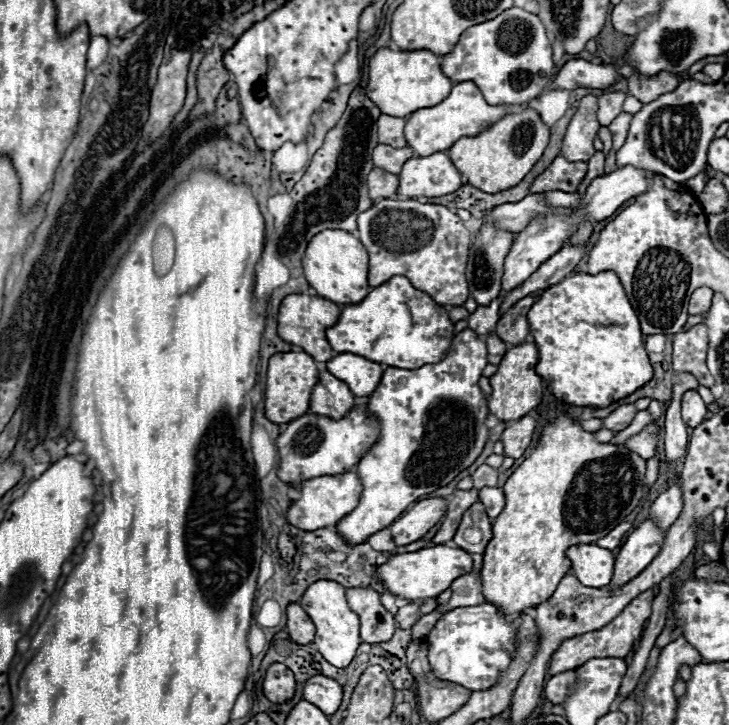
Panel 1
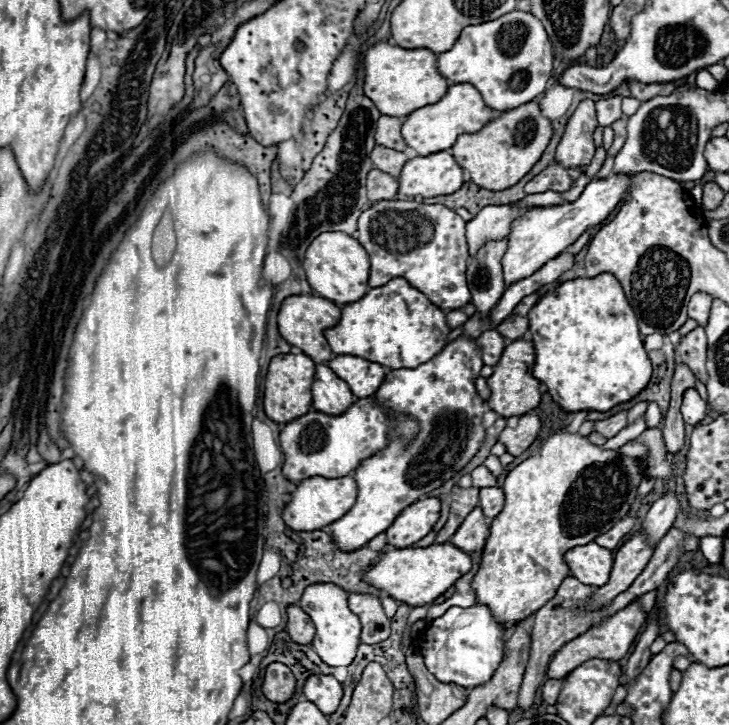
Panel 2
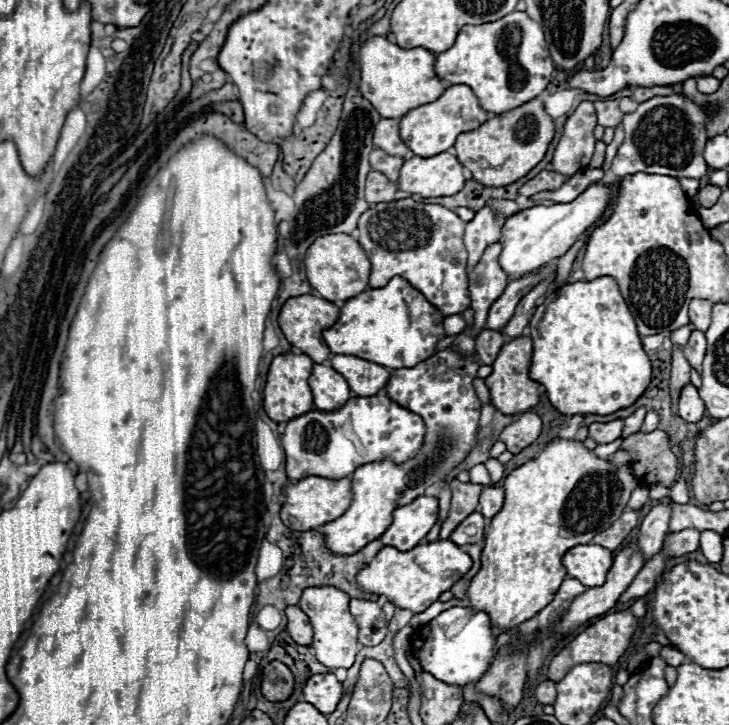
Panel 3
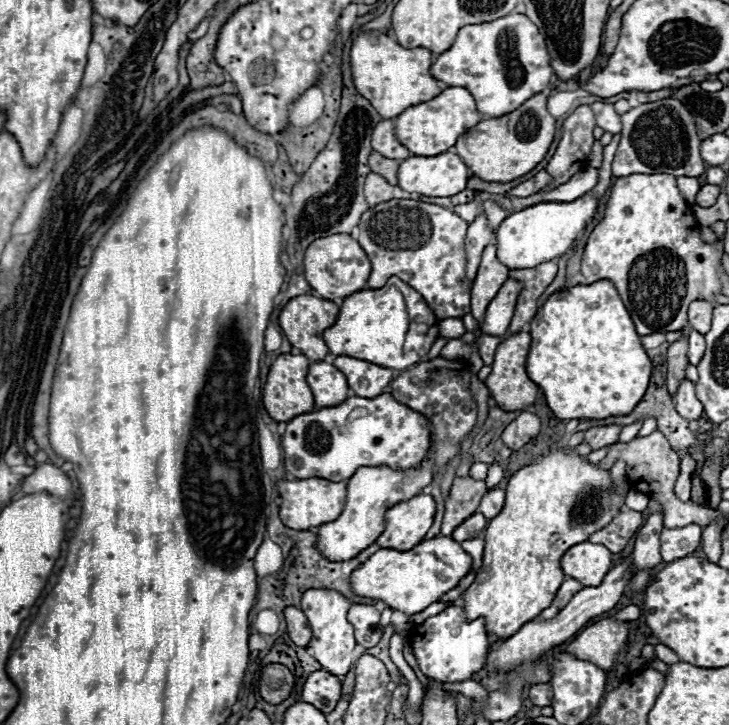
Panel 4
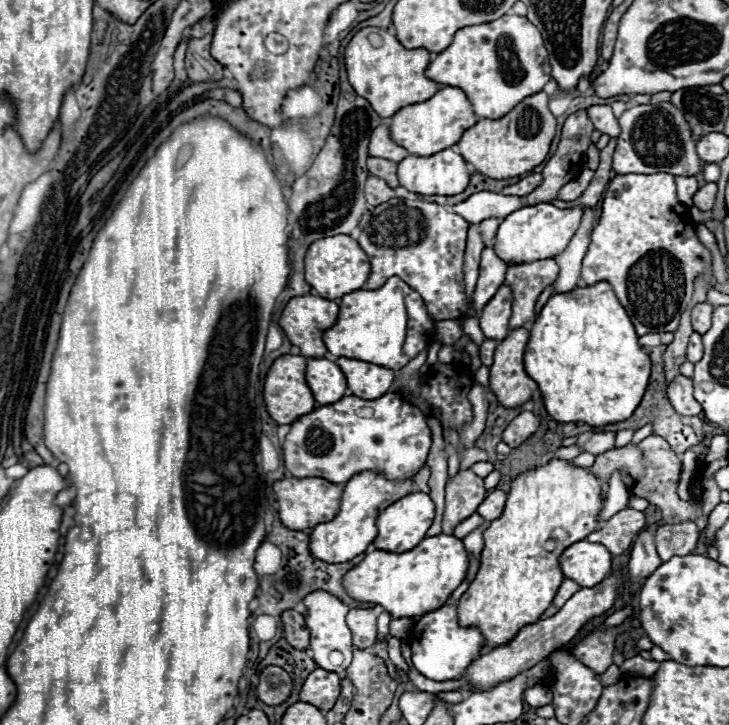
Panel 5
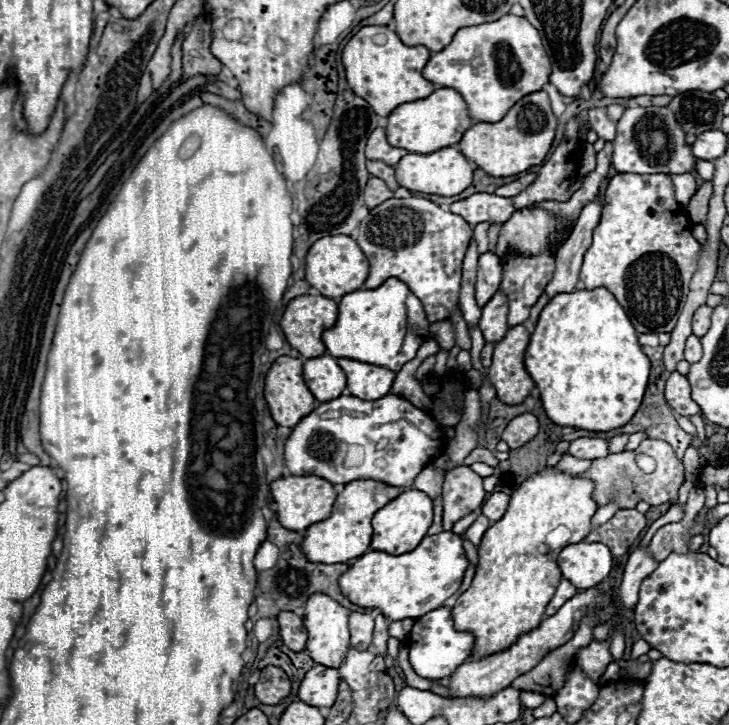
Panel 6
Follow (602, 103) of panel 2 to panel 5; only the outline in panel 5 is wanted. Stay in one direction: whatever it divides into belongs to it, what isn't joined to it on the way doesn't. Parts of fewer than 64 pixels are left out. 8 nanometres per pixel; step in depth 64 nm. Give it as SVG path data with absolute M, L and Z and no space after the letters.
M590 106L588 116L590 116L594 128L600 130L602 134L608 134L610 138L616 138L620 134L618 120L614 118L610 106Z

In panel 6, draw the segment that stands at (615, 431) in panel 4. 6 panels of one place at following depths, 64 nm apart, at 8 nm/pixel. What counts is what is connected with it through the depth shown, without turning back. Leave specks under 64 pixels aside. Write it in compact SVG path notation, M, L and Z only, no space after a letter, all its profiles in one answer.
M578 438L570 442L568 454L582 458L582 460L594 460L604 458L608 454L608 440L602 438Z

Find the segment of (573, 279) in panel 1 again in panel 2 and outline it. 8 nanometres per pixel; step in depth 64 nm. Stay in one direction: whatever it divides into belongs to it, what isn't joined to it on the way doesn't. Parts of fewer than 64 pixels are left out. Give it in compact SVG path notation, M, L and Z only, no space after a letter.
M612 274L568 280L556 290L546 292L530 310L530 332L536 348L536 364L532 374L548 386L552 400L566 412L608 412L614 406L638 396L646 388L646 382L650 382L652 364L646 356L636 316L622 292L620 282Z

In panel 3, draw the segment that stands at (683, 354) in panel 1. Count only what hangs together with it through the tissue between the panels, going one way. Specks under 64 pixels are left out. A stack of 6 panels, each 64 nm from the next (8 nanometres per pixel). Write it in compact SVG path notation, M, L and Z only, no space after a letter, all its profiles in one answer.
M694 330L690 334L688 344L684 346L684 356L688 358L690 366L700 372L702 370L702 358L704 358L704 354L706 354L706 338L704 338L704 334L700 330Z

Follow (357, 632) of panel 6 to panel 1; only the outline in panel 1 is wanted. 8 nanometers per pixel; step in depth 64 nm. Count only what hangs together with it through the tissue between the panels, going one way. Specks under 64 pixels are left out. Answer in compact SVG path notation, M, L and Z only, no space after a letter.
M370 588L346 590L350 608L360 616L360 638L368 644L380 644L394 636L394 616L380 604L380 594Z

